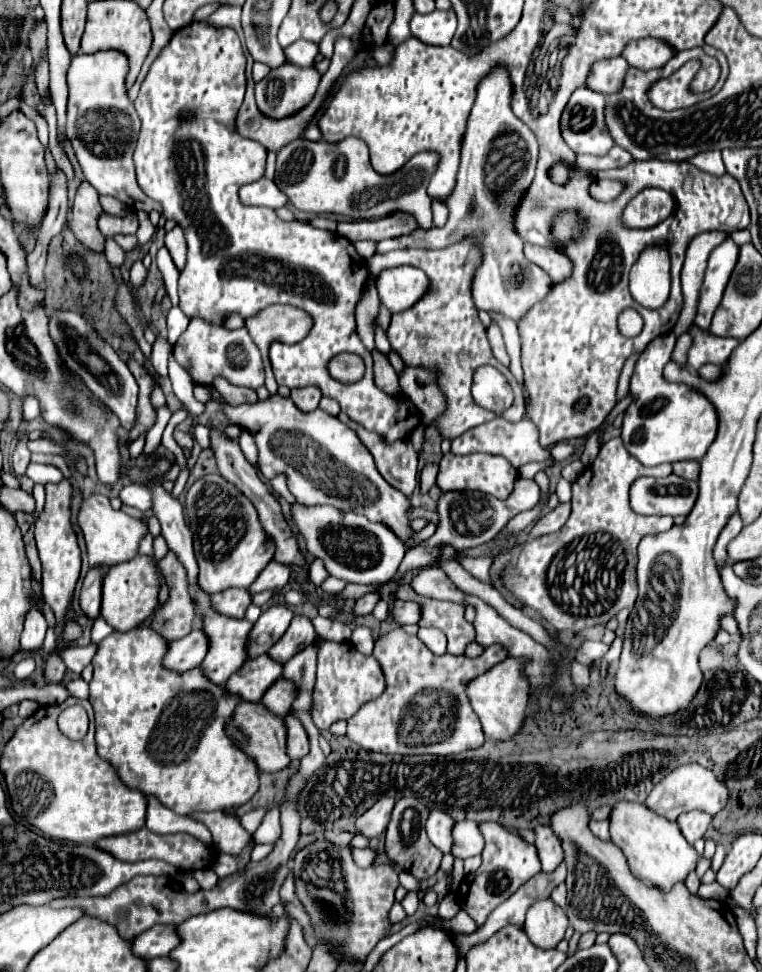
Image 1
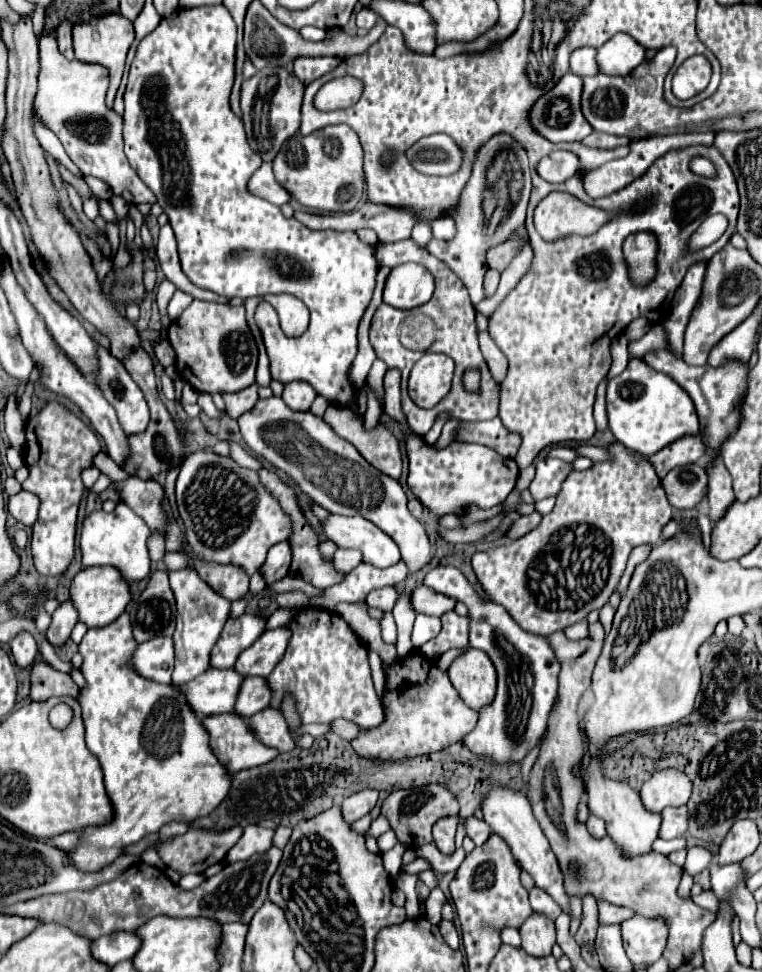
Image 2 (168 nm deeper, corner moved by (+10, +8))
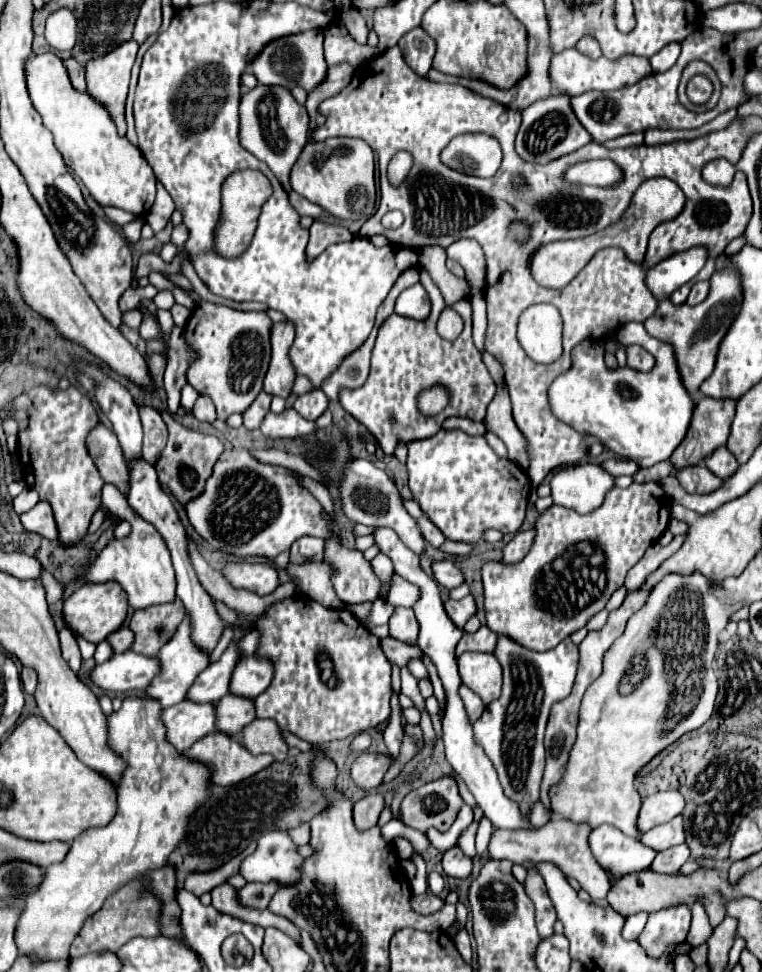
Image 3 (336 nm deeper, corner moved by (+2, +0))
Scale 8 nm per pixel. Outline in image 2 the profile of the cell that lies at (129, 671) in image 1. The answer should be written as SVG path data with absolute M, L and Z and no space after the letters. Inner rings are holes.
M127 613L107 627L89 629L79 645L79 653L83 655L81 671L87 679L87 687L81 689L79 697L83 707L85 741L89 751L93 751L101 761L105 789L113 805L113 819L99 827L81 829L79 843L67 851L69 865L85 873L95 873L109 867L117 857L125 855L129 845L135 845L151 833L159 833L159 829L167 823L193 823L195 819L209 815L225 799L225 793L229 793L229 775L221 769L217 757L213 757L209 737L205 737L201 721L185 709L185 701L173 693L171 685L145 681L125 665L135 647L137 643L133 641Z

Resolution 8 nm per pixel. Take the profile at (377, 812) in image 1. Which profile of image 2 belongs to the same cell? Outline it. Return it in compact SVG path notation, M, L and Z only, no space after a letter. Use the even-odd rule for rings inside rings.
M365 789L365 791L361 791L361 793L355 793L355 795L347 797L347 799L343 801L343 807L341 807L345 821L355 823L355 821L361 819L363 815L367 815L367 813L375 807L377 797L379 797L379 791L375 791L375 789Z

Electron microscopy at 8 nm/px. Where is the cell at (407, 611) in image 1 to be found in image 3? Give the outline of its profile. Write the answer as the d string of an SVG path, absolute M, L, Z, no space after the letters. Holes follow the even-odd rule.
M467 595L465 599L459 599L459 601L453 601L453 599L447 599L445 601L445 611L449 615L449 619L453 619L453 623L463 629L463 625L467 623L467 619L471 615L475 615L475 601L471 595Z

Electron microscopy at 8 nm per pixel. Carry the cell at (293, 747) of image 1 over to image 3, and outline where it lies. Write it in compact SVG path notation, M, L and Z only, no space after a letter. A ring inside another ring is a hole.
M255 719L243 729L241 743L251 753L271 753L277 761L285 761L289 755L289 745L285 745L283 733L277 721L269 719Z

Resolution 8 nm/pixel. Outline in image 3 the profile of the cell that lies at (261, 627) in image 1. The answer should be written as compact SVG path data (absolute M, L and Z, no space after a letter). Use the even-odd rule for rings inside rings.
M231 641L231 645L221 655L221 659L215 663L209 663L209 667L195 679L187 697L197 703L219 701L223 695L229 693L229 681L239 659L241 659L239 641Z

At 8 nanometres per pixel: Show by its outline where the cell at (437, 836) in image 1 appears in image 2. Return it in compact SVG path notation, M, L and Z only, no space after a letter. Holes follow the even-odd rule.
M445 817L445 821L437 821L433 825L433 837L435 845L441 853L451 855L455 851L455 829L457 829L457 817Z

